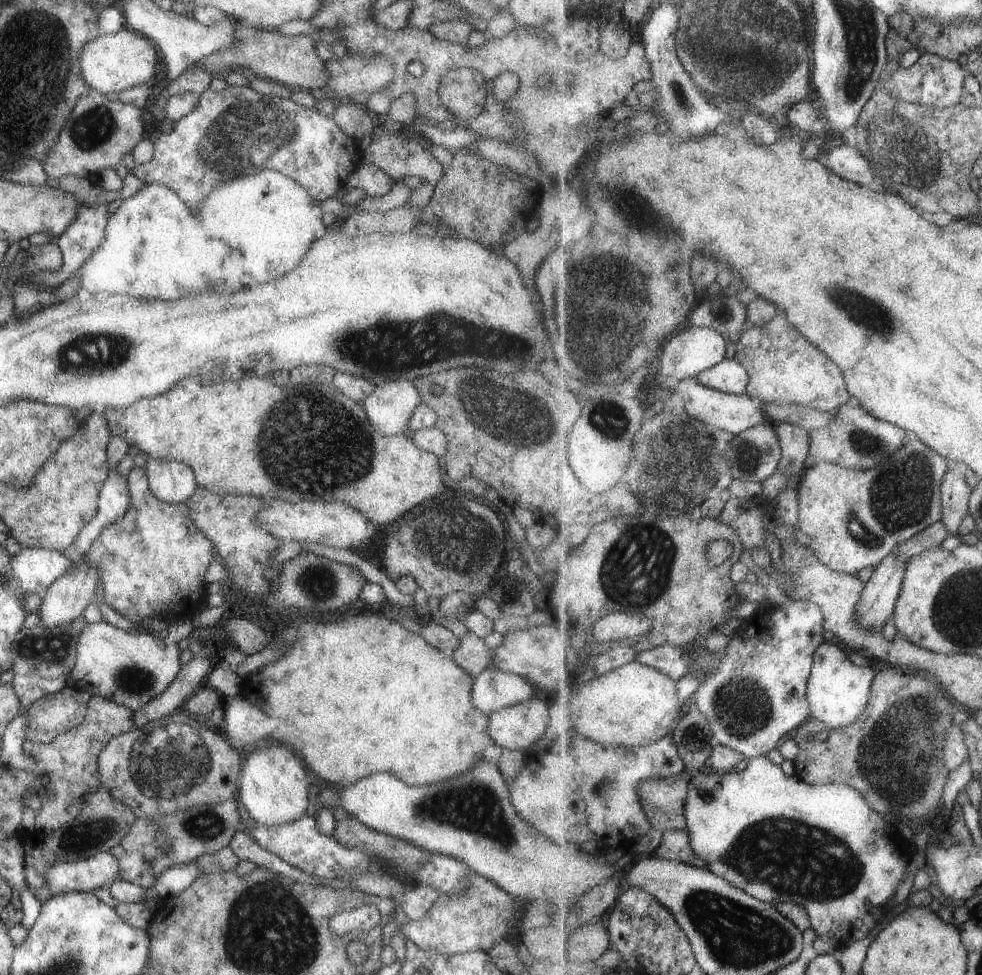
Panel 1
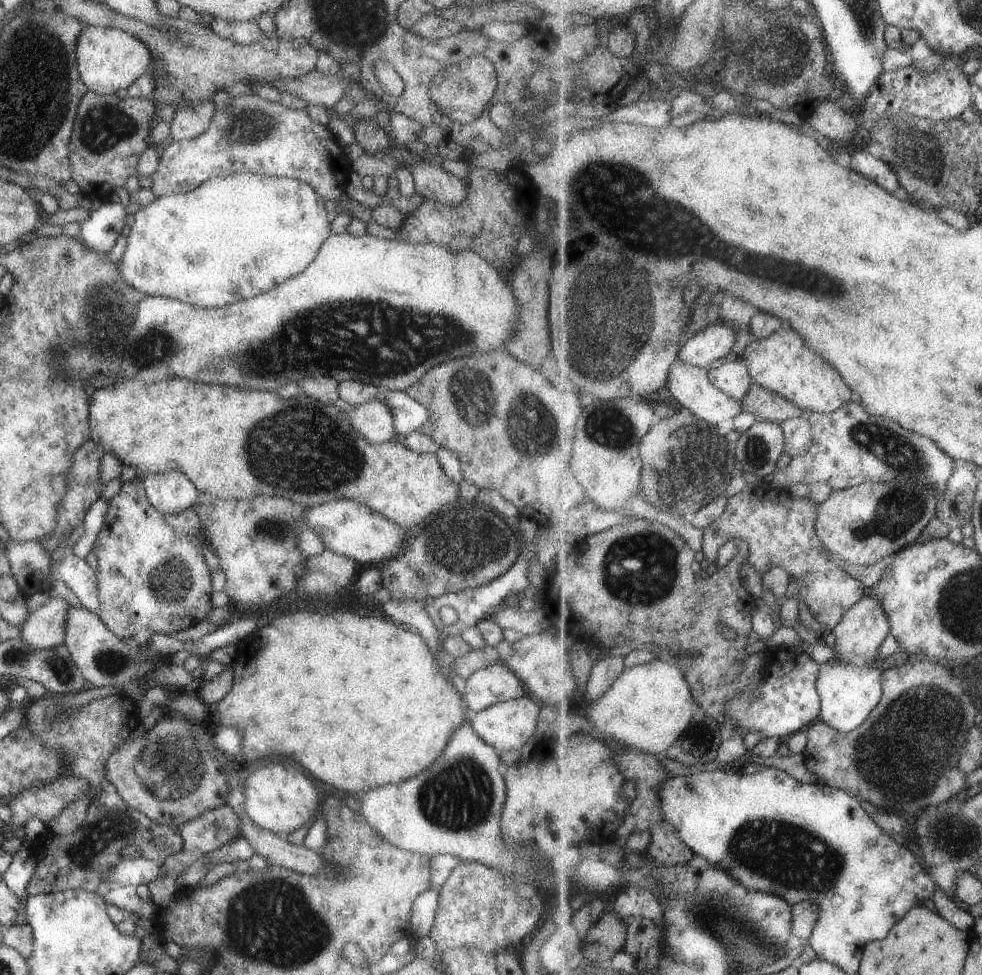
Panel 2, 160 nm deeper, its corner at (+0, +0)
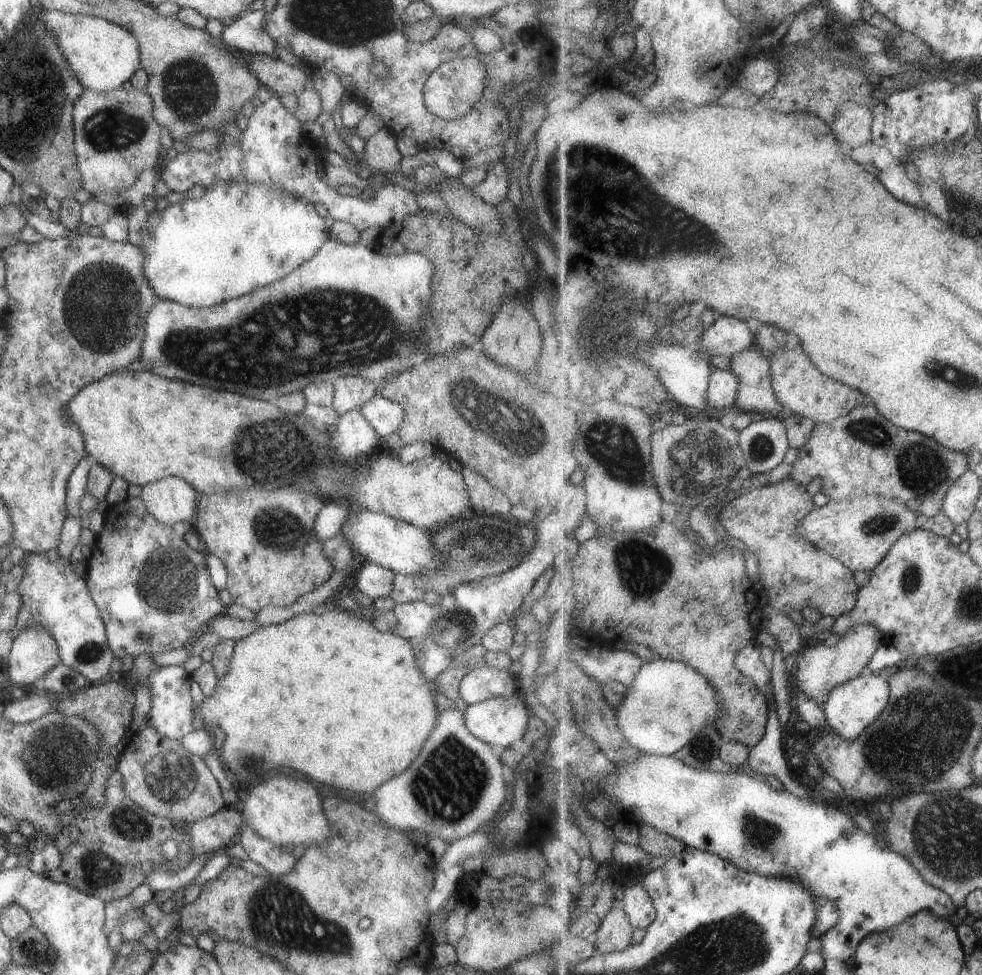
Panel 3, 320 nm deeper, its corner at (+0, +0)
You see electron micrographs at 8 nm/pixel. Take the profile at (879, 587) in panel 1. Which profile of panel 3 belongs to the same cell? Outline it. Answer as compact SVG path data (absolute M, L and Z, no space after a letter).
M861 624L861 626L849 628L845 632L845 636L841 636L835 646L828 647L819 642L807 649L800 662L795 665L792 671L793 676L803 692L807 692L811 698L819 700L824 706L835 686L841 686L847 680L858 678L862 673L866 672L866 666L873 658L873 654L885 644L885 641L886 635L883 630L879 630L873 624Z

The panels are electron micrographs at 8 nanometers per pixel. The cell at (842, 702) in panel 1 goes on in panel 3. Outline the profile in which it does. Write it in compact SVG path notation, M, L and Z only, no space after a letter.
M866 671L858 678L847 680L845 684L835 686L835 689L831 690L824 705L827 727L837 732L842 738L855 740L855 738L859 738L859 734L863 734L879 718L879 714L882 714L883 710L887 709L889 702L891 702L890 699L889 679L878 673Z

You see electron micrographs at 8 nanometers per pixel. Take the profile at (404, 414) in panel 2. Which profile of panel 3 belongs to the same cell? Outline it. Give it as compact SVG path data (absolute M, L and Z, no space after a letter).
M374 395L358 410L365 420L371 422L371 426L377 430L380 438L397 432L399 424L403 422L403 406L380 395Z

